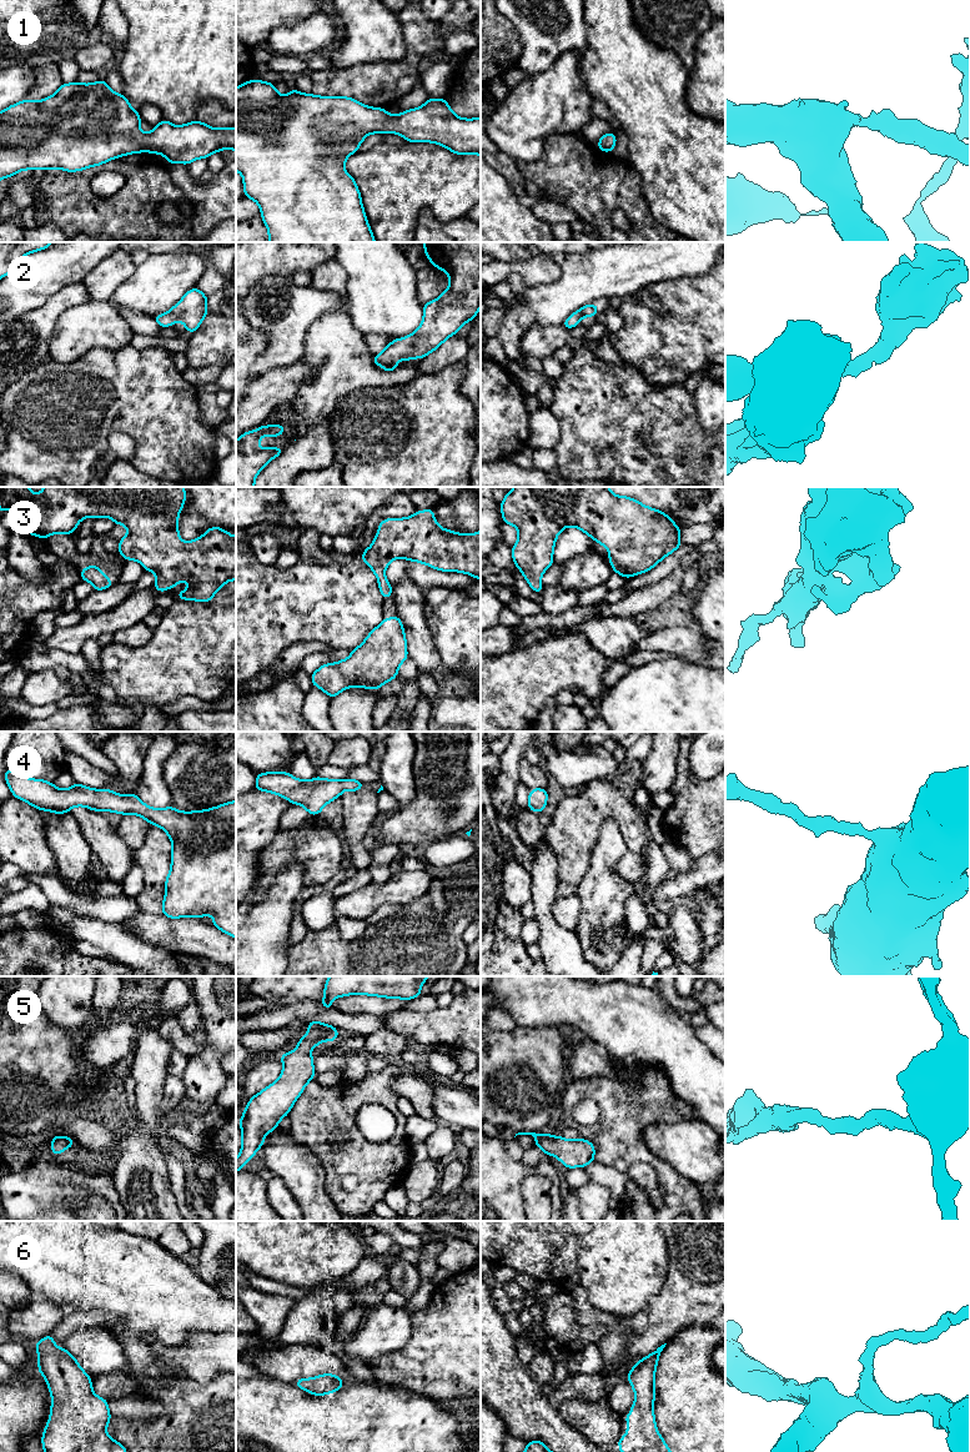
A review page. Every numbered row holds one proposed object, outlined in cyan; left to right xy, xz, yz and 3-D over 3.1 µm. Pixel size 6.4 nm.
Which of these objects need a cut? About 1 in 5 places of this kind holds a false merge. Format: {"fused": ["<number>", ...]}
{"fused": []}

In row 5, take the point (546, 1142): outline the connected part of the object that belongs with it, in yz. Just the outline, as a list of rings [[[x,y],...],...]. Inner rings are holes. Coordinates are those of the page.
[[[518,1132],[517,1135],[532,1135],[536,1140],[534,1146],[541,1147],[546,1156],[554,1155],[567,1169],[584,1169],[589,1162],[595,1161],[594,1145],[582,1137],[566,1140],[563,1136],[554,1137],[553,1134],[541,1135],[536,1132]]]

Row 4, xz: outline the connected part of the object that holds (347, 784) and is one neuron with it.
[[[268,772],[257,773],[255,789],[283,797],[291,804],[302,805],[310,815],[316,815],[322,813],[326,804],[340,798],[343,790],[357,792],[365,785],[351,778],[335,780],[315,777],[301,780],[288,772]]]

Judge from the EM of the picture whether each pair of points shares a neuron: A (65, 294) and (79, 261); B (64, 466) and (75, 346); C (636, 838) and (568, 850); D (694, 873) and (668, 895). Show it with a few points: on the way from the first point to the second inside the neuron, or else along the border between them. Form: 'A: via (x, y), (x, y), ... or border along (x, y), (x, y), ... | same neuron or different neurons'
A: border along (80, 280), (63, 286), (45, 301) | different neurons
B: border along (101, 348), (90, 348), (69, 362), (51, 361) | different neurons
C: via (621, 819), (616, 814), (602, 814), (584, 832) | same neuron
D: via (688, 879), (674, 889) | same neuron

